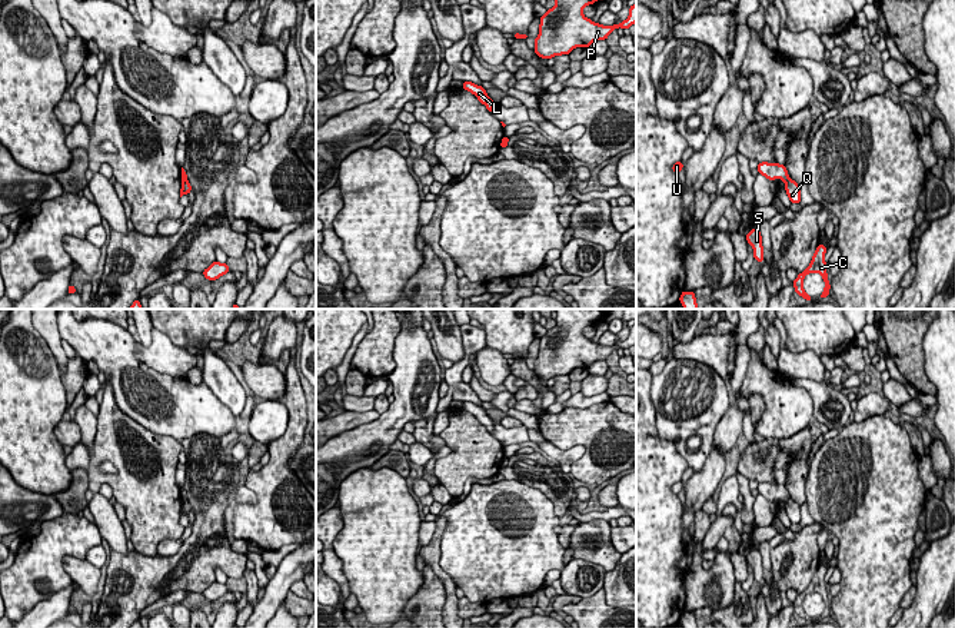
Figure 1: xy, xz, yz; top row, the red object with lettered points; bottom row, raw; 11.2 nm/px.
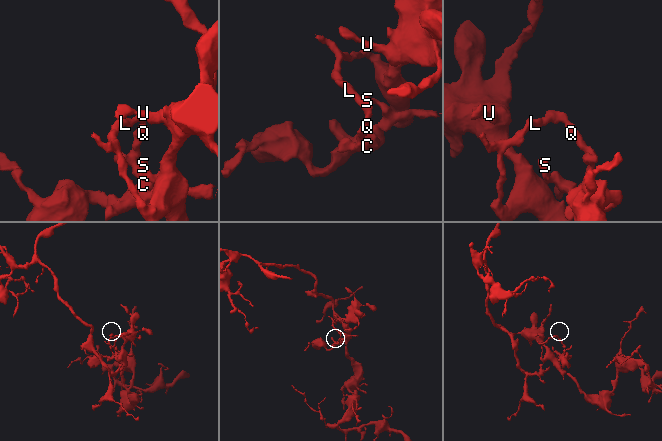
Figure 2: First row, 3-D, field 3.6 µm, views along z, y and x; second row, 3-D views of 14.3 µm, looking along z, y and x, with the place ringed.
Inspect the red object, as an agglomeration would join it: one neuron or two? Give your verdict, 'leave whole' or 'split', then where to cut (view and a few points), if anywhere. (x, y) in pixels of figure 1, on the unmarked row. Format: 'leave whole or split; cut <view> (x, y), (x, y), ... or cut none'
split; cut yz (788, 498), (784, 501)

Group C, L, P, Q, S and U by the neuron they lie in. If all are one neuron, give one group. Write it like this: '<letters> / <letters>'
C Q S / L P U

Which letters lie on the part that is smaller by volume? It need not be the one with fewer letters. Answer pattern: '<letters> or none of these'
C, Q, S

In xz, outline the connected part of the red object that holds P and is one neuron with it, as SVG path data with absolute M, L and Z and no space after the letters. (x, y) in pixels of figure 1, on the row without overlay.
M556 309L556 325L549 329L539 345L533 372L538 378L552 379L569 375L576 368L589 368L596 360L606 360L615 349L629 349L636 343L636 322L629 336L619 345L603 346L583 336L583 329L603 320L609 309Z

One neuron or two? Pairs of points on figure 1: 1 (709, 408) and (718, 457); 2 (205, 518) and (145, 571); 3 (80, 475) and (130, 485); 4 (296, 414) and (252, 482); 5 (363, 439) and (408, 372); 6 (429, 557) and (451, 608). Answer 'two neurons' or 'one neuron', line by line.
1: two neurons
2: one neuron
3: two neurons
4: one neuron
5: one neuron
6: one neuron

